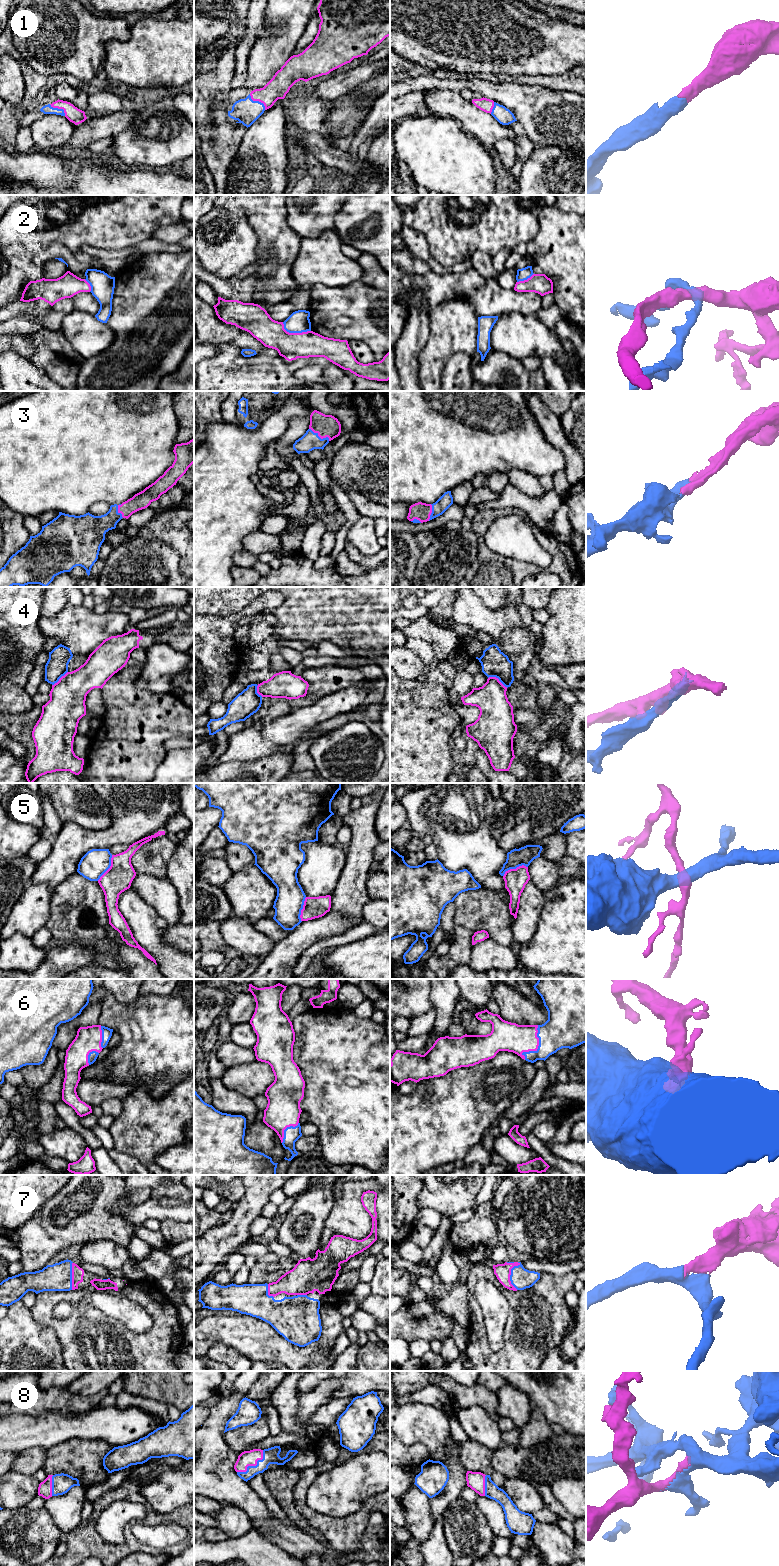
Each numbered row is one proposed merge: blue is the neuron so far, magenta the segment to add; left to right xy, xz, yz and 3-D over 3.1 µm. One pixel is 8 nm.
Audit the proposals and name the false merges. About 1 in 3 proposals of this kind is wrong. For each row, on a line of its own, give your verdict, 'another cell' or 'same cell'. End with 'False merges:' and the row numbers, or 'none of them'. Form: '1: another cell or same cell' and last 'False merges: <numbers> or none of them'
1: same cell
2: another cell
3: same cell
4: another cell
5: another cell
6: same cell
7: same cell
8: same cell
False merges: 2, 4, 5

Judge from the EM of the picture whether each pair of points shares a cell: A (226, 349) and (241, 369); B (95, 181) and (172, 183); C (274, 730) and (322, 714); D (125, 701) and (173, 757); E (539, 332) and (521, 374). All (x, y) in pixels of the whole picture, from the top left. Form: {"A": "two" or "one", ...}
{"A": "one", "B": "one", "C": "one", "D": "two", "E": "two"}

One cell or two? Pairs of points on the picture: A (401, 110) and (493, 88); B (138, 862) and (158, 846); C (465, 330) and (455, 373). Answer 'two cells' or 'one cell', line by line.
A: two cells
B: one cell
C: two cells

